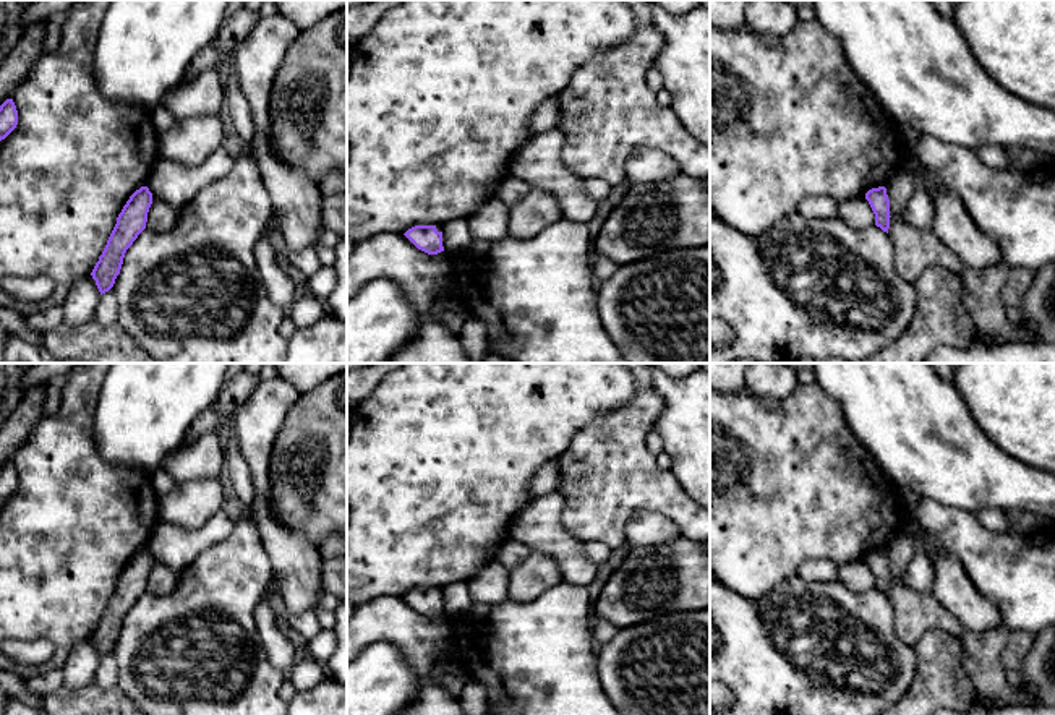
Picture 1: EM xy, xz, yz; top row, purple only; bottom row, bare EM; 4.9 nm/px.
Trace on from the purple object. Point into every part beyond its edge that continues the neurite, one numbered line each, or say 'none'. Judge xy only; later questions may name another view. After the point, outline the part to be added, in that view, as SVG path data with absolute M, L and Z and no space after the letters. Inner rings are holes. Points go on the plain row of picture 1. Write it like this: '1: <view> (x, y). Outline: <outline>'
none

